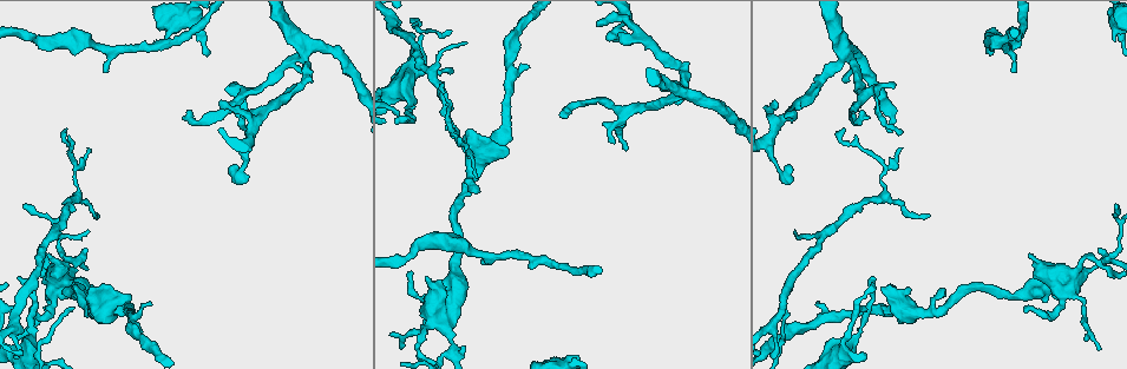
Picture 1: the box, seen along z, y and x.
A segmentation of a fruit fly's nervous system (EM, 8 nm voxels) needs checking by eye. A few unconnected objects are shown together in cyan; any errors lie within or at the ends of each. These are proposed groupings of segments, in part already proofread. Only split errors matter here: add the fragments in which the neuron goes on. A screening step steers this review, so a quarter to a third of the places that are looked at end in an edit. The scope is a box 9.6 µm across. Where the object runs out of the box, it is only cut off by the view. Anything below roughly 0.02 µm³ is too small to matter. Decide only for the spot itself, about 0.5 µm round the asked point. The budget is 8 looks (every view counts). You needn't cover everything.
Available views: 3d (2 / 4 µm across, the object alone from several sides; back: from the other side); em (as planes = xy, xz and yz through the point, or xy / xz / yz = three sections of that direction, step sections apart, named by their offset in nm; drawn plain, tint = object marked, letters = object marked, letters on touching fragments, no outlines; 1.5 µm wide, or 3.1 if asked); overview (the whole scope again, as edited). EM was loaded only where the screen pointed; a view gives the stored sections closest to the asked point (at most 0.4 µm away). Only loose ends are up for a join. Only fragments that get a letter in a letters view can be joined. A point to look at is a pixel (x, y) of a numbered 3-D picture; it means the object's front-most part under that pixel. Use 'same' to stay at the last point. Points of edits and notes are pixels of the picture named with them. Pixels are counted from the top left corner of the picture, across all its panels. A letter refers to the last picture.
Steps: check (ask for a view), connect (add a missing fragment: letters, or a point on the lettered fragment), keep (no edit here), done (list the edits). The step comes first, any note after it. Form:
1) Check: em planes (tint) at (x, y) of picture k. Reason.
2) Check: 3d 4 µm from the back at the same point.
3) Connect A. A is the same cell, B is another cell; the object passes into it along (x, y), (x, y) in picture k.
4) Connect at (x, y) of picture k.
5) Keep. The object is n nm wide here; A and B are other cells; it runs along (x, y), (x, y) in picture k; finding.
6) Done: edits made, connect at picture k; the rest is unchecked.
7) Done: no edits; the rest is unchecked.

Check: 3d 2 µm at (236, 82) of picture 1. Tapers out.

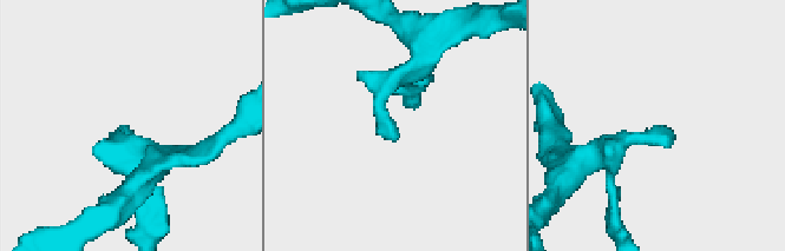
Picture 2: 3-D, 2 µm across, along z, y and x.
Check: em xy step 4 (letters) at (396, 135) of picture 2.

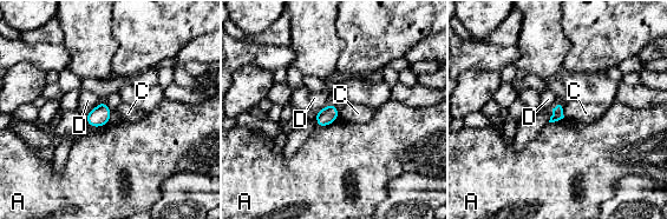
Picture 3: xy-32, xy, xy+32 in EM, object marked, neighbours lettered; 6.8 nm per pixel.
Keep. The object is 80 nm wide here; A, C and D are other cells; a border runs along (561, 106), (564, 117) in picture 3; no lettered fragment goes on from it.

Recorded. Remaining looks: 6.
Check: em planes (plain) at (182, 119) of picture 1. Tapers out.

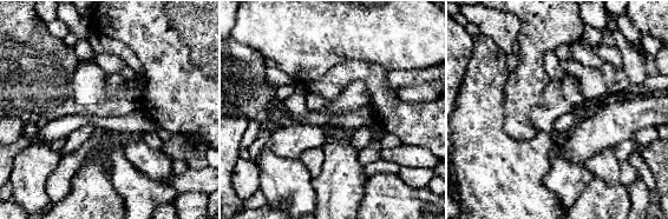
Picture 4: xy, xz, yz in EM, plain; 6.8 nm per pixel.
Check: em planes (letters) at the same point. See the neighbours.

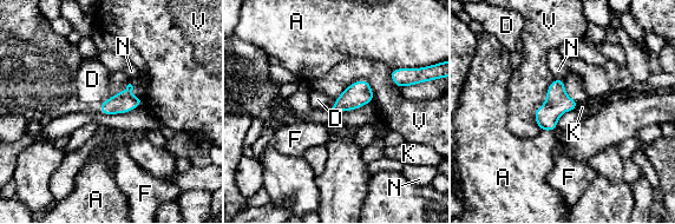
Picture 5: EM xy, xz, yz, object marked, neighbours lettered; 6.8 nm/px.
Keep. A, D, F, K, N and V are other cells; a border runs along (111, 97), (100, 103) in picture 5; no lettered fragment goes on from it.

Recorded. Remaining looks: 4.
Check: em planes (letters) at (444, 92) of picture 1. Tapers out.

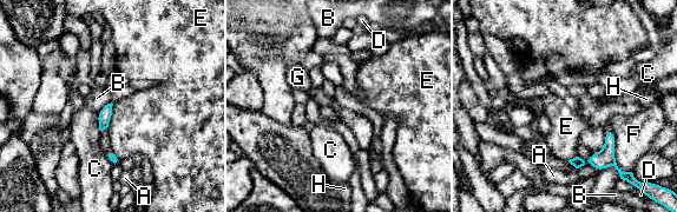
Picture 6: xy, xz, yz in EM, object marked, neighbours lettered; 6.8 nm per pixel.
Keep. The longest contact is with F, 320 nm; A, B, C, D, E, F, G and H are other cells; a border runs along (112, 103), (112, 114), (107, 126) in picture 6; none of them fits.

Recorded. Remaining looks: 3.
Done: no edits; the rest is unchecked.

